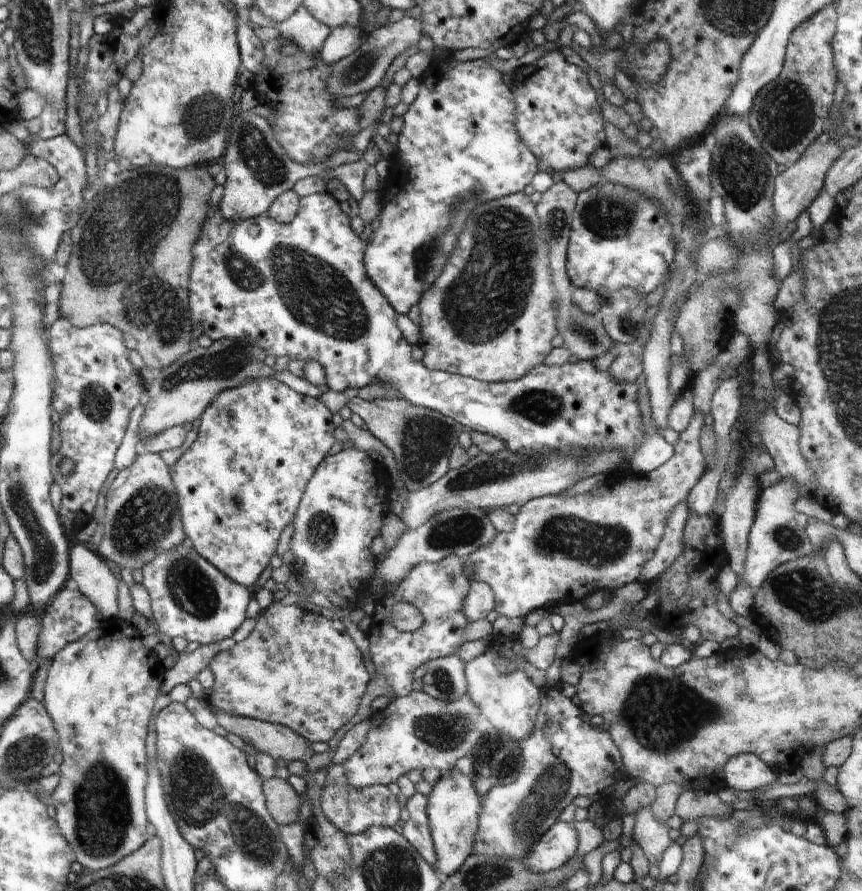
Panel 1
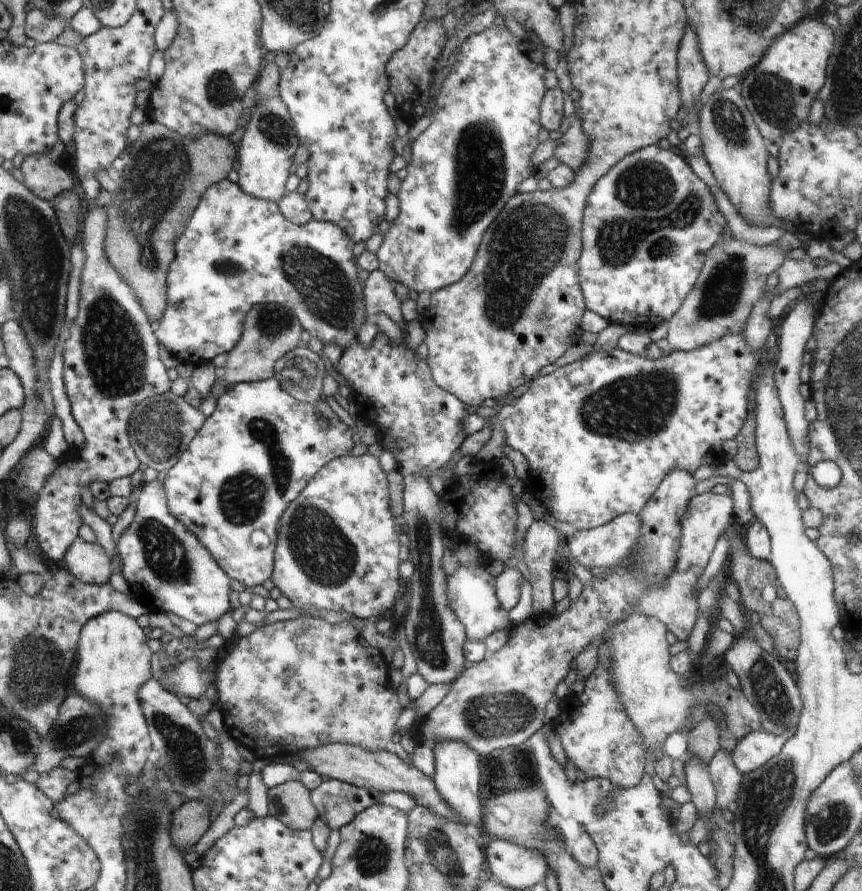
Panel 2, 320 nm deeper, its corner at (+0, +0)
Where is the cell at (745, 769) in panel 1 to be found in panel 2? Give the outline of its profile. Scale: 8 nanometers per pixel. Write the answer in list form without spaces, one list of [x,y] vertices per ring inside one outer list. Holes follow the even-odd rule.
[[[794,730],[784,731],[784,734],[769,734],[768,732],[750,732],[748,736],[740,739],[736,748],[731,752],[734,768],[740,774],[750,774],[758,768],[762,768],[766,762],[775,758],[786,744],[786,740],[791,738],[795,733]]]

